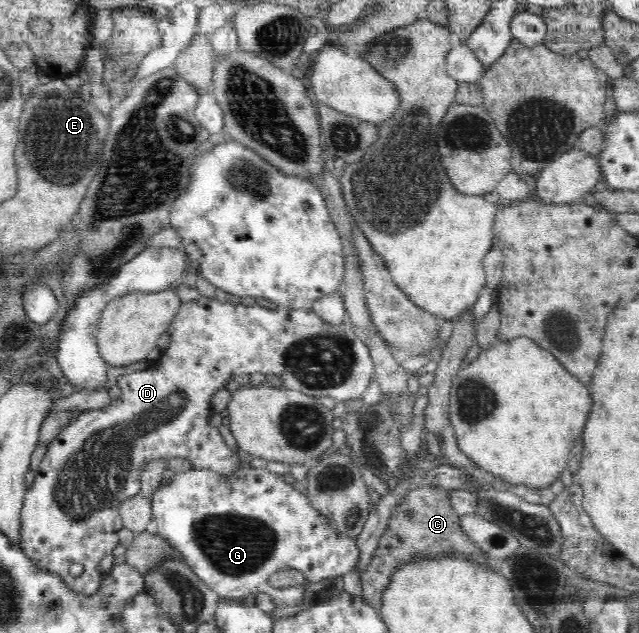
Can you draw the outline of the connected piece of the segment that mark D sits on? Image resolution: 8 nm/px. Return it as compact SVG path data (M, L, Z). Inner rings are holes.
M201 296L198 301L190 301L183 303L174 320L167 329L170 334L170 343L168 347L162 350L162 355L159 360L150 364L150 367L145 370L136 371L130 374L120 375L116 377L118 387L120 387L120 397L111 399L105 408L97 410L83 411L70 421L70 425L66 425L63 431L60 431L57 439L47 445L47 451L40 462L35 480L31 488L25 490L25 498L21 506L21 526L20 539L23 552L29 558L33 558L42 570L51 570L59 574L63 578L68 588L75 591L81 597L93 597L102 591L102 583L105 575L100 574L100 561L106 555L112 552L112 549L118 545L118 531L124 529L124 524L120 517L120 505L124 501L128 501L131 497L141 493L141 477L144 468L148 464L154 463L155 460L169 460L174 457L180 457L182 460L187 460L197 471L213 472L214 475L221 476L225 483L230 483L232 479L240 471L242 471L243 463L238 458L238 454L231 450L224 442L224 439L219 433L219 429L210 425L210 399L212 395L218 391L218 387L225 387L226 381L234 375L252 375L252 373L272 373L278 375L282 380L282 387L288 388L310 397L332 397L335 401L348 401L348 399L360 398L364 391L368 389L372 377L374 377L375 367L374 360L370 357L371 350L368 349L360 338L354 334L354 326L348 322L331 323L325 322L313 309L300 308L284 308L278 306L276 309L268 309L254 305L254 307L244 307L238 302L222 302L218 299ZM72 563L81 563L83 565L83 573L80 576L70 576L70 565Z

